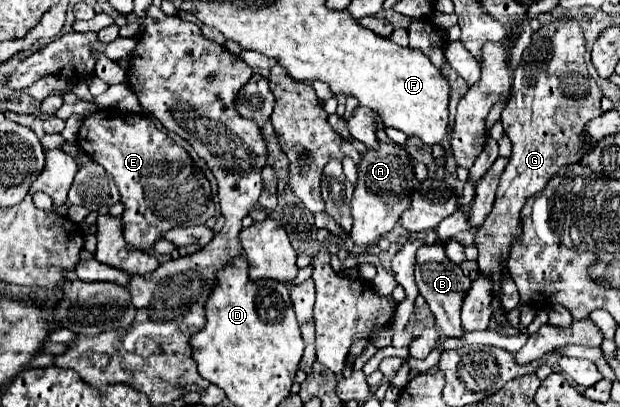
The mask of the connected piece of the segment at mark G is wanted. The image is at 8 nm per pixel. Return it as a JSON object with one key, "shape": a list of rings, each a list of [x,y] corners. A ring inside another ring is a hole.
{"shape":[[[559,20],[555,24],[541,26],[531,36],[531,44],[513,72],[513,92],[501,114],[505,134],[513,142],[513,154],[501,174],[495,206],[475,236],[475,246],[479,250],[477,264],[481,272],[491,274],[495,282],[493,308],[499,320],[503,320],[501,306],[497,302],[501,280],[499,258],[507,258],[509,244],[519,236],[519,212],[525,200],[541,192],[561,166],[579,162],[585,152],[593,148],[593,144],[589,146],[583,142],[583,126],[603,114],[603,94],[597,82],[589,76],[583,54],[585,40],[579,24]]]}

